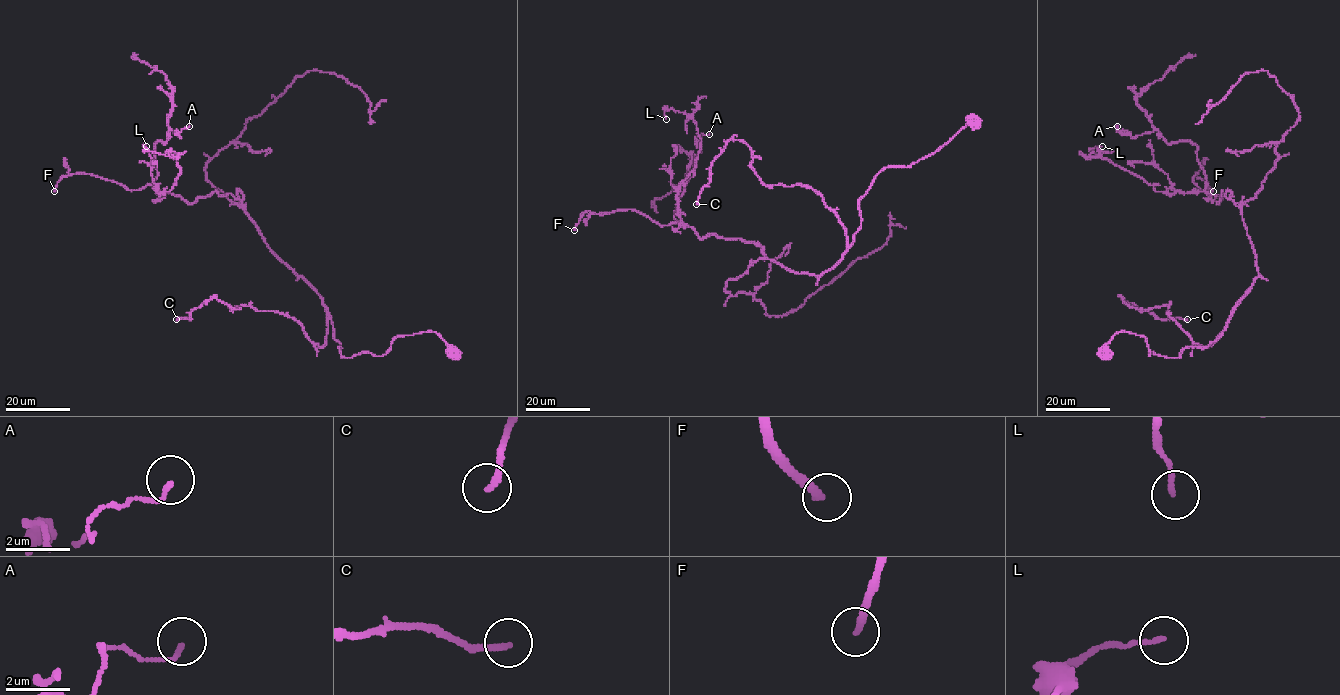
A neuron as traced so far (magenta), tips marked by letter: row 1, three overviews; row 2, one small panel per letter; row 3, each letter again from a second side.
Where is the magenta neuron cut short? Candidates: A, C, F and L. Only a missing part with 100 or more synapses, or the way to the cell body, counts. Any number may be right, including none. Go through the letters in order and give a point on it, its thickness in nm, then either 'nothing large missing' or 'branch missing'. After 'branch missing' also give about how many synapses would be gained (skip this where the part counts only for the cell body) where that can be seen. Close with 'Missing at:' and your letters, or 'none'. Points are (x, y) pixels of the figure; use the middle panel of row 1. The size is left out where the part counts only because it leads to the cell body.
A: at (709, 134); 120 nm thick; nothing large missing
C: at (696, 204); 190 nm thick; nothing large missing
F: at (574, 230); 220 nm thick; branch missing; about 110 synapses
L: at (666, 119); 140 nm thick; nothing large missing
Missing at: F

